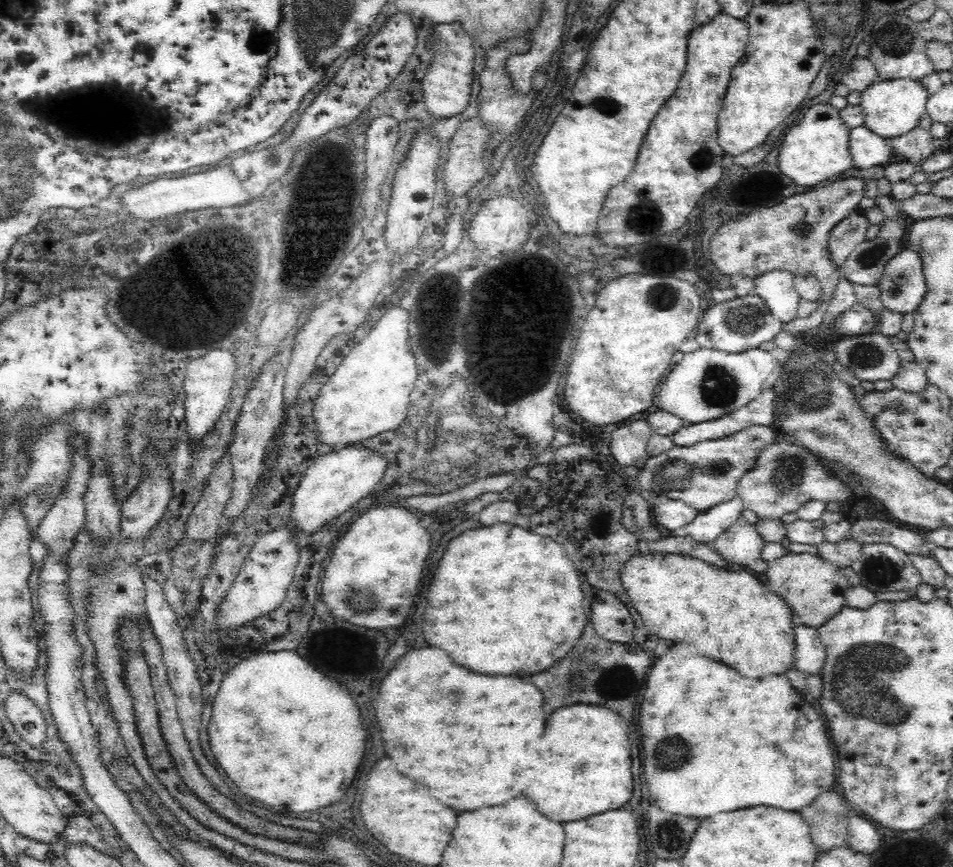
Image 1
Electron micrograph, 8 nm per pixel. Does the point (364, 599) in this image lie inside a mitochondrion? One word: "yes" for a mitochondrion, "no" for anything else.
yes

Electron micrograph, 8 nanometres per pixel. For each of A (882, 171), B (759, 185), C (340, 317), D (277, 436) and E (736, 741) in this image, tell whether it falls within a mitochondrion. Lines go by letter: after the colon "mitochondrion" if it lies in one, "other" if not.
A: other
B: other
C: other
D: other
E: other

